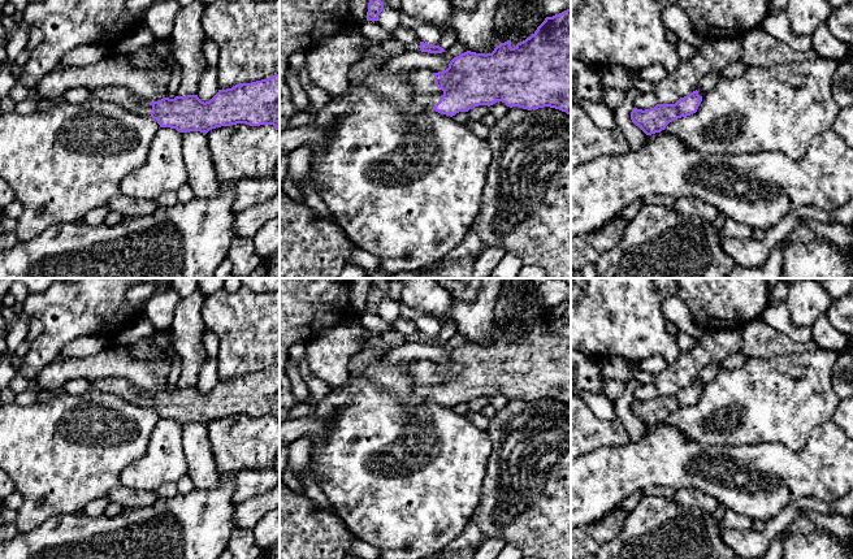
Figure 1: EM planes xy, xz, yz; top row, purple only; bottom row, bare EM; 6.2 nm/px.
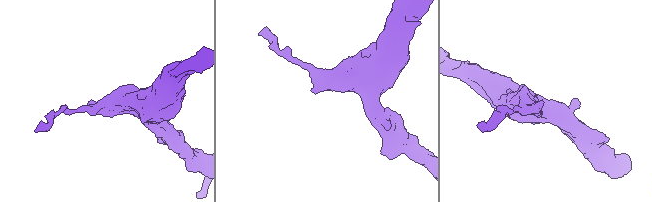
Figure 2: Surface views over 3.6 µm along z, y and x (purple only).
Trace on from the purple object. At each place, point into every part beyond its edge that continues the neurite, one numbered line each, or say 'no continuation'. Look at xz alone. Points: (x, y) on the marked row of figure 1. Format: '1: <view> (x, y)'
1: xz (427, 94)

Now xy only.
1: xy (118, 95)

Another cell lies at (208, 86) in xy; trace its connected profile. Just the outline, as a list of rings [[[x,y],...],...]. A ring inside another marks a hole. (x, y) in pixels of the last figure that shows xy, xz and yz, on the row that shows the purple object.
[[[208,64],[207,70],[200,77],[198,98],[202,101],[209,101],[218,92],[218,68]]]

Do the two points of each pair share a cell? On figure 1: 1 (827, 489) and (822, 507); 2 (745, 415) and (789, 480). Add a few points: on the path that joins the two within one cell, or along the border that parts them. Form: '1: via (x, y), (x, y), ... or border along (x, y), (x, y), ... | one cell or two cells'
1: border along (839, 498), (792, 501) | two cells
2: border along (735, 445), (780, 442), (795, 450) | two cells

